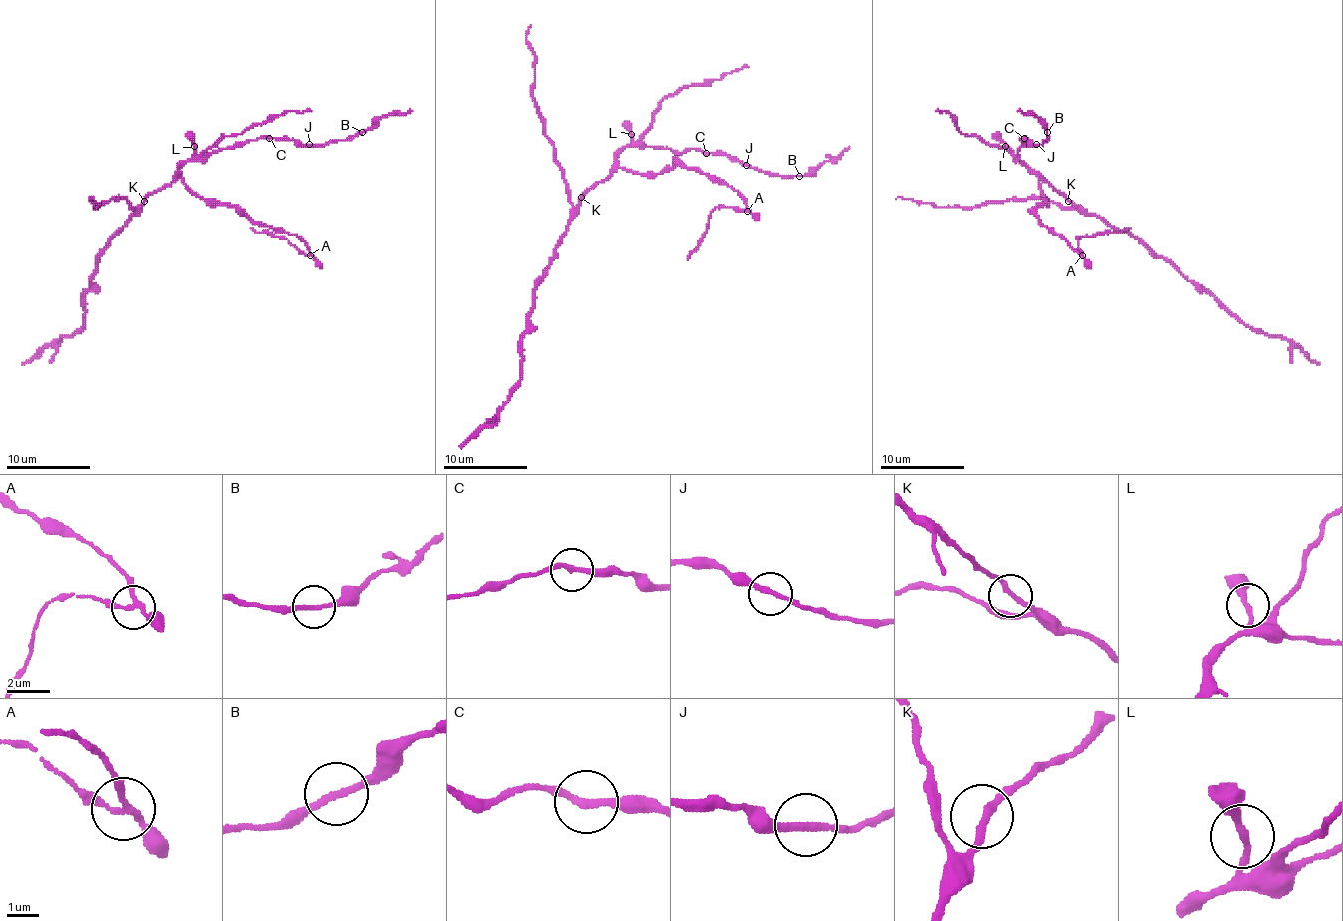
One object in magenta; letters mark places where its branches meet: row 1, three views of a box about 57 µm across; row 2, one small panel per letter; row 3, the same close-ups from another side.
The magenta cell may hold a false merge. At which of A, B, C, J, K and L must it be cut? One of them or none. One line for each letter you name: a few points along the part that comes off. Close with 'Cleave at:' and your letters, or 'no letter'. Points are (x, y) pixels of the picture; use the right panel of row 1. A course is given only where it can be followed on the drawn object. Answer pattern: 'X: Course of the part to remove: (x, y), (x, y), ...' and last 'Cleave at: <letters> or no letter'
A: Course of the part to remove: (1082, 255), (1080, 237), (1131, 228)
Cleave at: A

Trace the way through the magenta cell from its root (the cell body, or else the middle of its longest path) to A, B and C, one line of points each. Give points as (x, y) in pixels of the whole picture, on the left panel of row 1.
A: (144, 201), (179, 178), (204, 199), (215, 199), (238, 207), (255, 222), (297, 234), (309, 249), (309, 255)
B: (144, 201), (165, 188), (190, 159), (204, 159), (259, 138), (324, 144), (351, 140), (362, 132)
C: (144, 201), (165, 188), (177, 176), (177, 169), (190, 159), (204, 159), (223, 148), (269, 138)

